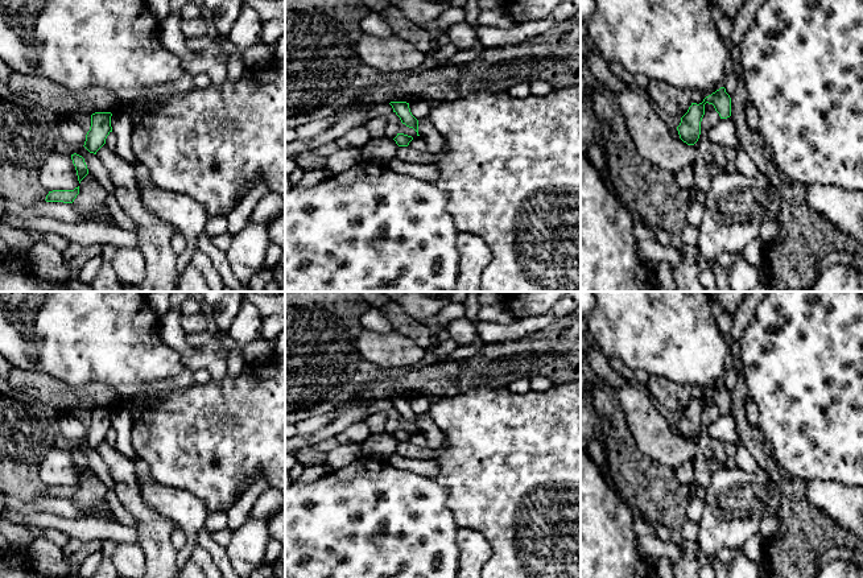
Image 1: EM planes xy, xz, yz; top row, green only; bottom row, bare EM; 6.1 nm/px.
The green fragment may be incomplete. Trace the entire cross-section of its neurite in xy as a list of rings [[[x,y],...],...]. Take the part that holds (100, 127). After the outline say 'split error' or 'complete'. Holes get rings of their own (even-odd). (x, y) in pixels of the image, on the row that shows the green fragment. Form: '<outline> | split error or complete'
[[[95,112],[91,115],[91,127],[86,135],[84,148],[96,154],[106,144],[107,136],[112,132],[111,112]]] | complete

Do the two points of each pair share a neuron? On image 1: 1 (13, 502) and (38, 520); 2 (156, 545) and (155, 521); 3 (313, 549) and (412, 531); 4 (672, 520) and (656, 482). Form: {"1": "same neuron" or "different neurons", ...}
{"1": "different neurons", "2": "same neuron", "3": "same neuron", "4": "same neuron"}

